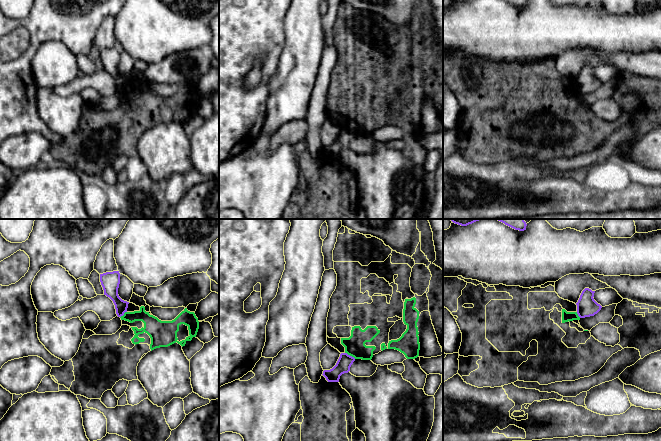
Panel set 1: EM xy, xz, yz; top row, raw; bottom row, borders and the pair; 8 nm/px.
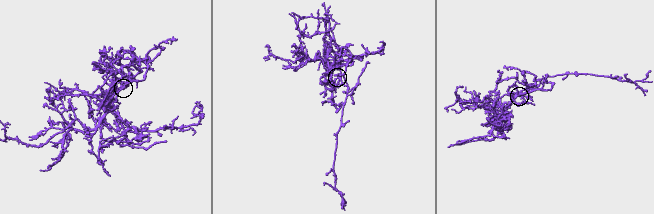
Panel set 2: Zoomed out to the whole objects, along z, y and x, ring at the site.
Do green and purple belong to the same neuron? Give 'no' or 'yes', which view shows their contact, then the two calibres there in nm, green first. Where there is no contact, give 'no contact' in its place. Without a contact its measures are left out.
no; meets green in xz; 160 nm thick on the green side, 120 nm on the other

